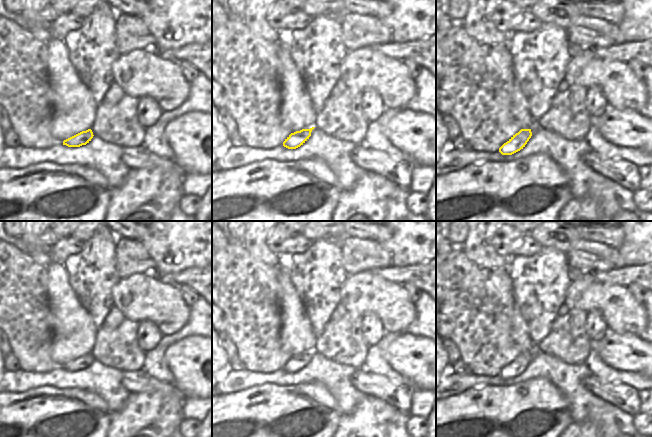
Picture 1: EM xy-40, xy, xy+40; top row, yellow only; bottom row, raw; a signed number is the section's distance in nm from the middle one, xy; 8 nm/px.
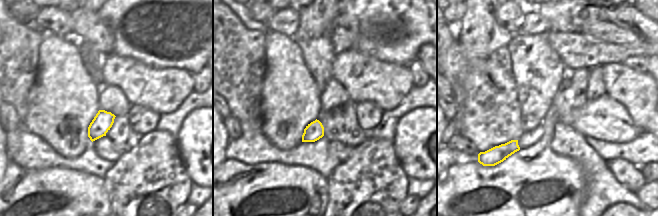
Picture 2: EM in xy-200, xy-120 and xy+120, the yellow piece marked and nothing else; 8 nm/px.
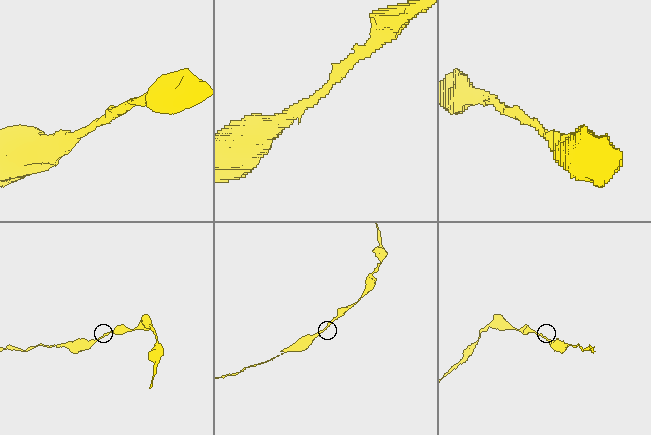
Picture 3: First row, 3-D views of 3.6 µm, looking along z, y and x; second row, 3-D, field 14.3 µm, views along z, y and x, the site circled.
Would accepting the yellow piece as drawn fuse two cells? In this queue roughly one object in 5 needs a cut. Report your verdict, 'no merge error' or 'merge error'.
no merge error

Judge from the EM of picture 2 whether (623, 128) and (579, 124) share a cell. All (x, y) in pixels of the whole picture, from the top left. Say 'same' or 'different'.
same

